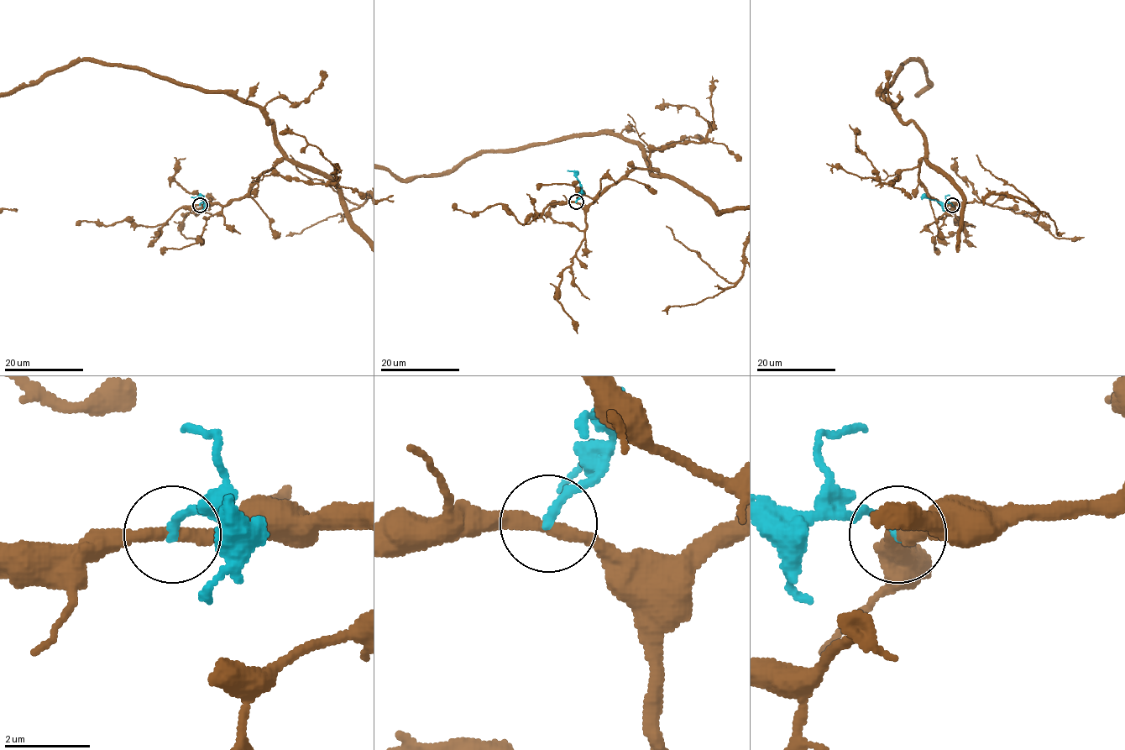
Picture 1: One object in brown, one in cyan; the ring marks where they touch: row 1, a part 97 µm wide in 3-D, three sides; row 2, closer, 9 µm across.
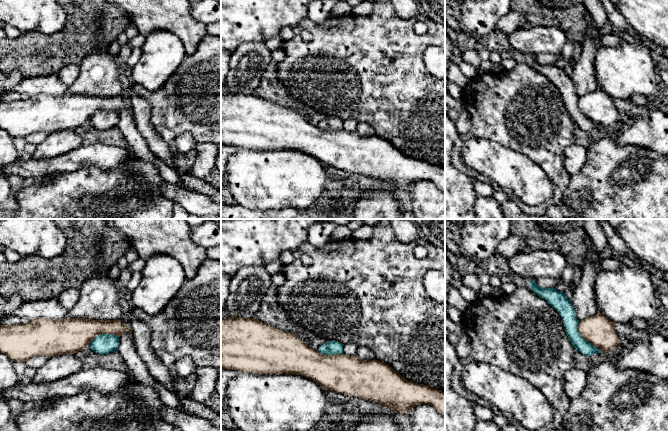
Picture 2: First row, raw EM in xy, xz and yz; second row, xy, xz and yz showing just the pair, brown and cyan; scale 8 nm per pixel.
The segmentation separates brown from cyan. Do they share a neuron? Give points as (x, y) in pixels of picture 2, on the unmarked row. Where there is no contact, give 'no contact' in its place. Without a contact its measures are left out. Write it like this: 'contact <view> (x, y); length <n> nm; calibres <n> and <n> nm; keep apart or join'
contact yz (584, 114); length 320 nm; calibres 240 and 120 nm; keep apart

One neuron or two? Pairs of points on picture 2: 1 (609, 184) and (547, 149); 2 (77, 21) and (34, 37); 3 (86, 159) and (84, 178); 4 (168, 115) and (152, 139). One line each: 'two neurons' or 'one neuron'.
1: two neurons
2: one neuron
3: two neurons
4: two neurons

